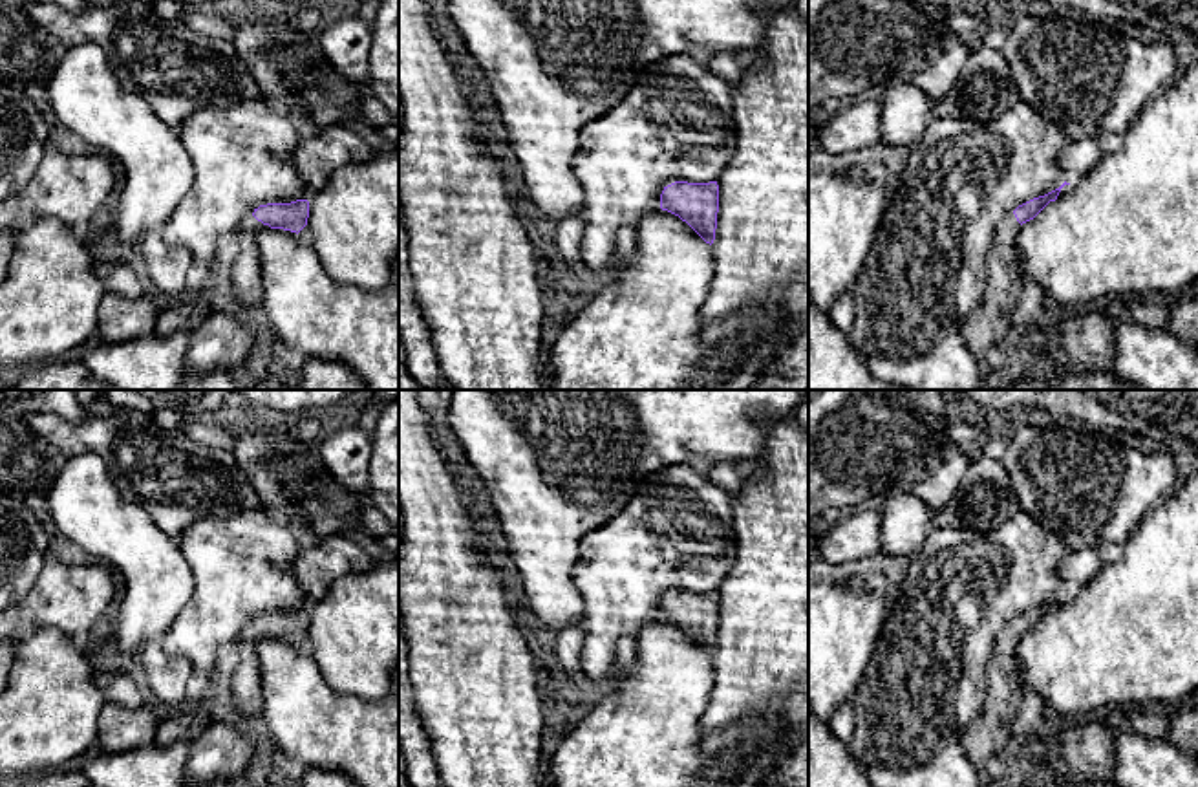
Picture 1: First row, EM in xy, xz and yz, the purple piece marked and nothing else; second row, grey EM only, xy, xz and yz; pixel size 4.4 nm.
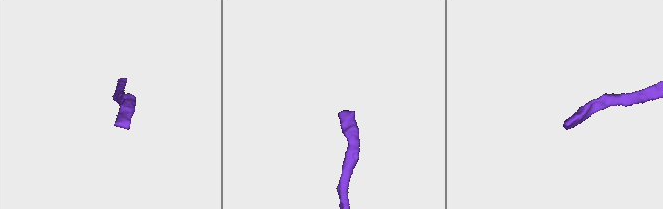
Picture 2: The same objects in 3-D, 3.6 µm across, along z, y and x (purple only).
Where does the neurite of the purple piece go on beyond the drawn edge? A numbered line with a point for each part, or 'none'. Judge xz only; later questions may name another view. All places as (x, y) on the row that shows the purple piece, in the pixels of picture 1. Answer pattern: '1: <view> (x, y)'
none

